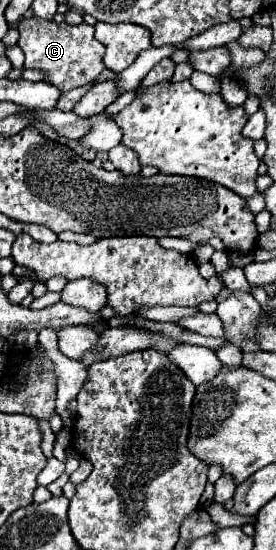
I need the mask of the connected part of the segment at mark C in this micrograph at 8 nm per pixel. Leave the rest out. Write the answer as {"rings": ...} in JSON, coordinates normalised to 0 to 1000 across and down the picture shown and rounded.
{"rings":[[[120,29],[120,33],[83,33],[62,55],[69,55],[62,84],[76,84],[76,91],[91,95],[91,124],[156,127],[163,131],[156,145],[170,149],[185,145],[185,153],[214,156],[228,167],[337,149],[380,124],[373,116],[380,84],[359,73],[344,73],[337,47],[308,40],[286,47],[250,47]]]}

